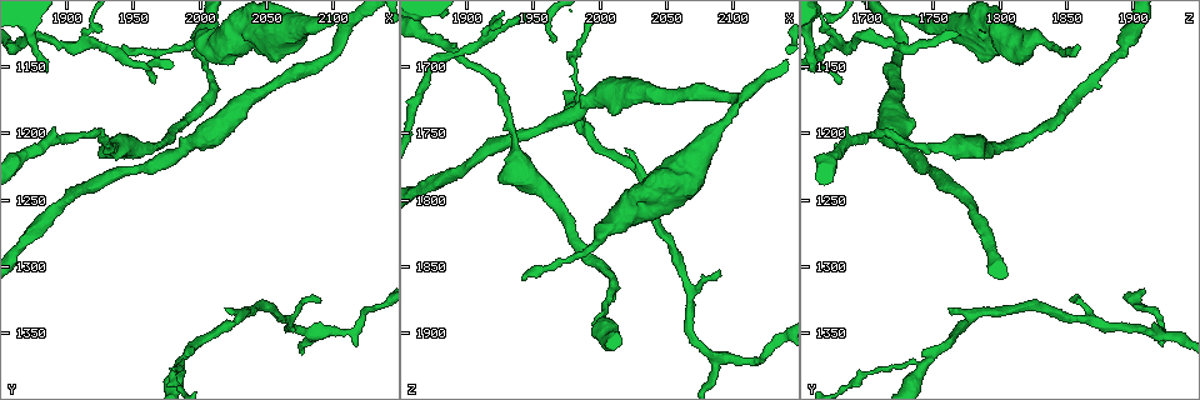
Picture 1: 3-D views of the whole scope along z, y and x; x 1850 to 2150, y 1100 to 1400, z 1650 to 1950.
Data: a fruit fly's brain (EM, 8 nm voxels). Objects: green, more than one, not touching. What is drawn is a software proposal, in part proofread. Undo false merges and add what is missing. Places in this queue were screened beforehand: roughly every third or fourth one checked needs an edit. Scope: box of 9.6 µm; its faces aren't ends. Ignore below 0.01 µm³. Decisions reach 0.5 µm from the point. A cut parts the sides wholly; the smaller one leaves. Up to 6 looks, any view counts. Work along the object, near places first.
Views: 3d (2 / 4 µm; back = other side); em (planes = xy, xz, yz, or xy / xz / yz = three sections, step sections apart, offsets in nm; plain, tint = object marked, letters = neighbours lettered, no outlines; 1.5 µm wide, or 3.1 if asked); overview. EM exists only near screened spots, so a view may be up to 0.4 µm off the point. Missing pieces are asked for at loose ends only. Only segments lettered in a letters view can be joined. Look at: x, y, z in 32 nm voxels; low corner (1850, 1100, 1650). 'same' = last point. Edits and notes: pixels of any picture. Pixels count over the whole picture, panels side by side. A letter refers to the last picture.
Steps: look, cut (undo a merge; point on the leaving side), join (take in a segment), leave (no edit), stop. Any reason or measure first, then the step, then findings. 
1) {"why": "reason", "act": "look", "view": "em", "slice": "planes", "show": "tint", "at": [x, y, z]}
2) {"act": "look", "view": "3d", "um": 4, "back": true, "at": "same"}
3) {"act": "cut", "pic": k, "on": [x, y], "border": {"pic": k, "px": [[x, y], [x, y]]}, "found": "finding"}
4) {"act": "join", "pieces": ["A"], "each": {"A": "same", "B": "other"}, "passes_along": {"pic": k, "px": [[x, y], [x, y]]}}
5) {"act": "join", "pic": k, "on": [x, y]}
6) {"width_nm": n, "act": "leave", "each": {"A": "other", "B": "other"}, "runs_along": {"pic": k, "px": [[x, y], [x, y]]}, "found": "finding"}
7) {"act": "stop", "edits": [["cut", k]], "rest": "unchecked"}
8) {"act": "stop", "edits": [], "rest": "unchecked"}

{"why": "thick turns thin", "act": "look", "view": "3d", "um": 2, "at": [1972, 1138, 1844]}

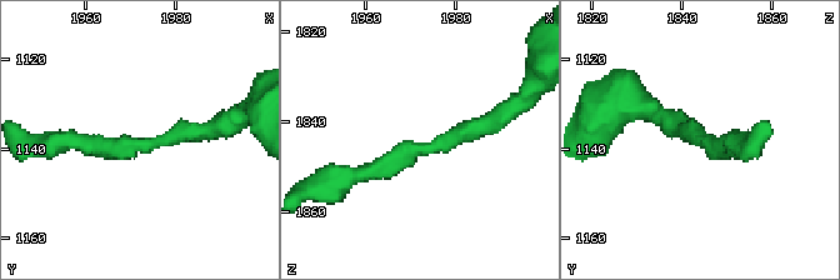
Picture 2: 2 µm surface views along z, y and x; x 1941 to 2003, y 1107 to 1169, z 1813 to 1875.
{"arm_widths_nm": [180, 190], "why": "shape alone is not enough", "act": "look", "view": "em", "slice": "planes", "show": "tint", "at": [1973, 1138, 1845]}

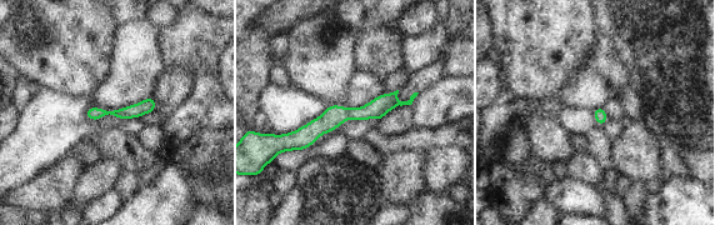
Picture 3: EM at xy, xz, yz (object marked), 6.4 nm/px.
{"act": "look", "view": "em", "slice": "planes", "show": "letters", "at": "same"}

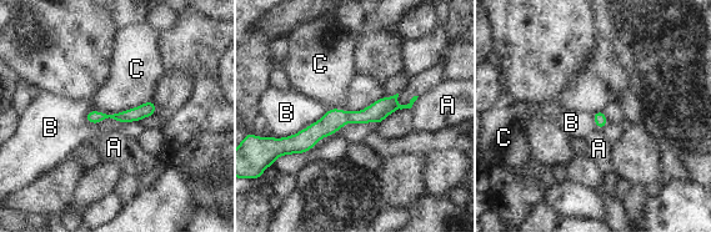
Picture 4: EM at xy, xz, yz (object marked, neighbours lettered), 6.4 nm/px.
{"width_nm": 80, "longest_contact_nm": ["B", 420], "act": "leave", "each": {"A": "other", "B": "other", "C": "other"}, "found": "continuous, no second cell"}

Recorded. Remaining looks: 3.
{"why": "calibre changes", "act": "look", "view": "3d", "um": 4, "at": [1936, 1210, 1762]}

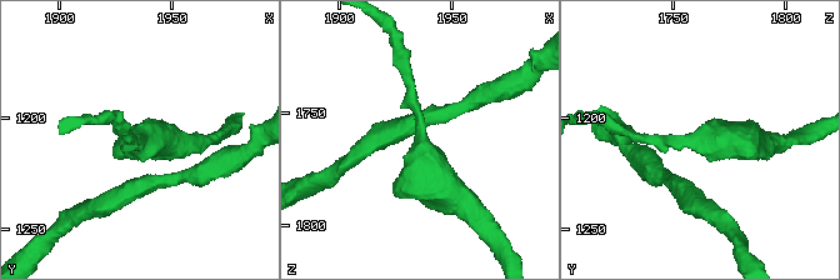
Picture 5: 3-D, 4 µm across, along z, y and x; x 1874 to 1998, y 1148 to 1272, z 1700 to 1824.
{"arm_widths_nm": [160, 480], "why": "shape alone is not enough", "act": "look", "view": "em", "slice": "xy", "step": 4, "show": "tint", "at": [1937, 1211, 1763]}

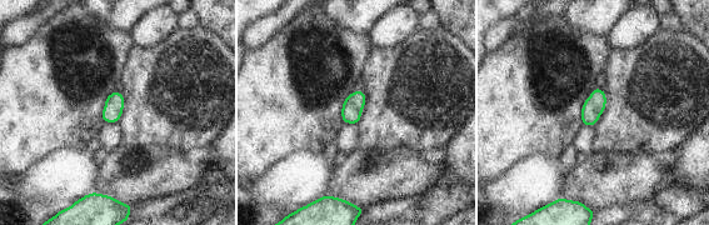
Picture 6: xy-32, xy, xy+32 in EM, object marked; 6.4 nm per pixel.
{"act": "look", "view": "em", "slice": "planes", "show": "letters", "at": "same"}

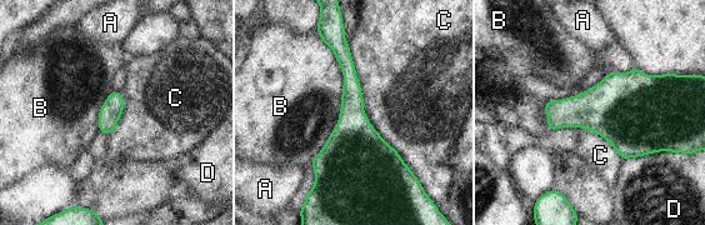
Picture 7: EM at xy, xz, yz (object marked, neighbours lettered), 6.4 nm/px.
{"act": "leave", "each": {"A": "other", "B": "other", "C": "other", "D": "other"}, "found": "one cell here"}

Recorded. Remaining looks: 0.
{"act": "stop", "edits": [], "rest": "unchecked"}

